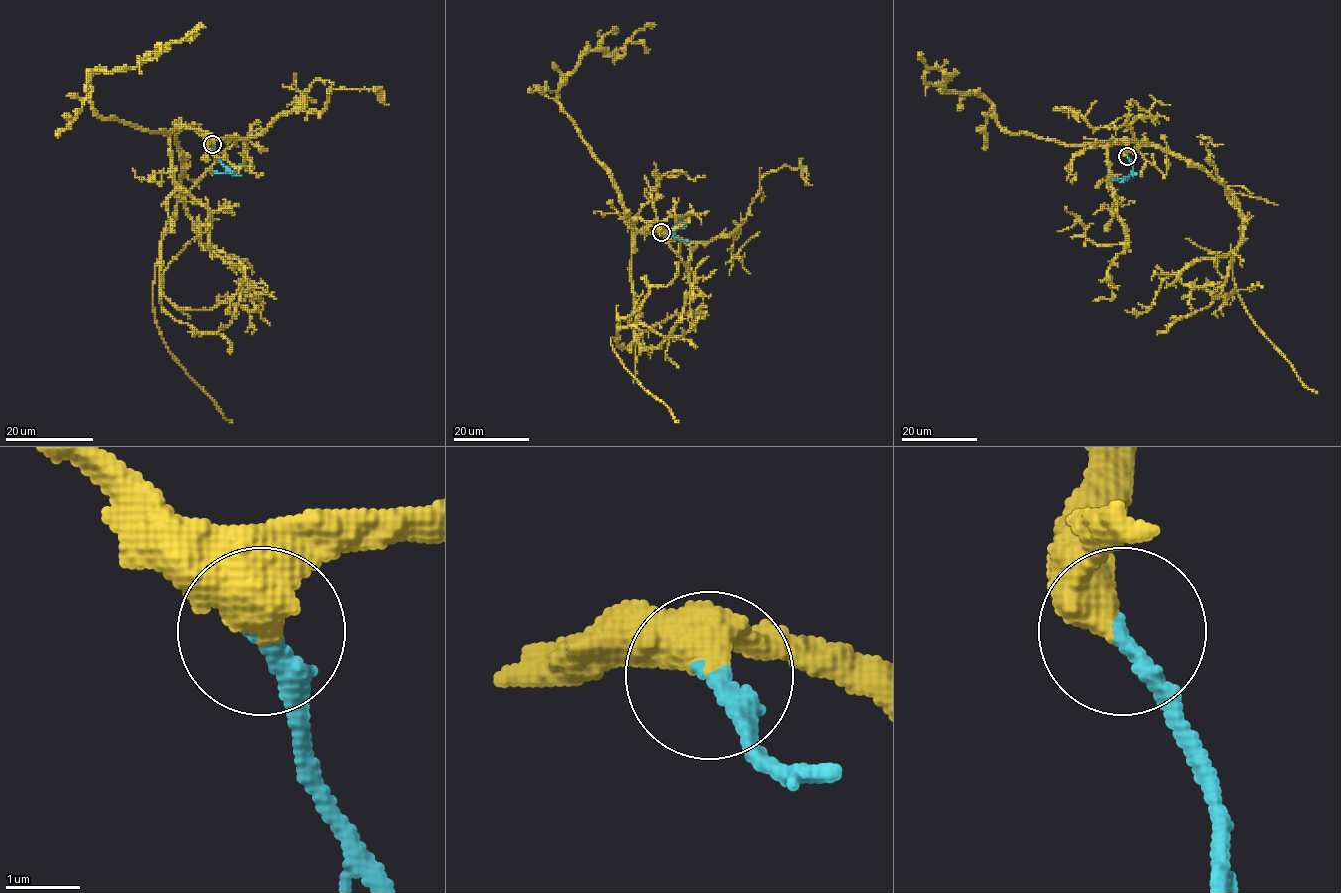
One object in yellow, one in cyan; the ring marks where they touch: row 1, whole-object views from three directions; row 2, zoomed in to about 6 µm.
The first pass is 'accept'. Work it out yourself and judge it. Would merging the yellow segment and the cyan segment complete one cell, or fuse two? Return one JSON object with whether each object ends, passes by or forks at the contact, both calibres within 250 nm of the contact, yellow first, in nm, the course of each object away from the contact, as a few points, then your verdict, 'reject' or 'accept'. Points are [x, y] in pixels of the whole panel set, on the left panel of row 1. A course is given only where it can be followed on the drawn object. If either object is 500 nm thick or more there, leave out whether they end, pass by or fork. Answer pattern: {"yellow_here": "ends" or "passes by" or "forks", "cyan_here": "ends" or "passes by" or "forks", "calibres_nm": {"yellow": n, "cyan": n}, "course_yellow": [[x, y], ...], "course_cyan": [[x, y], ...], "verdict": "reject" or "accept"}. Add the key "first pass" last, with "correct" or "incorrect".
{"calibres_nm": {"yellow": 550, "cyan": 280}, "course_yellow": [[212, 145], [184, 125], [176, 131], [182, 161], [180, 198], [155, 265], [154, 318], [172, 357], [233, 423]], "course_cyan": [[212, 145], [216, 157], [227, 168], [239, 172]], "verdict": "accept", "first pass": "correct"}

